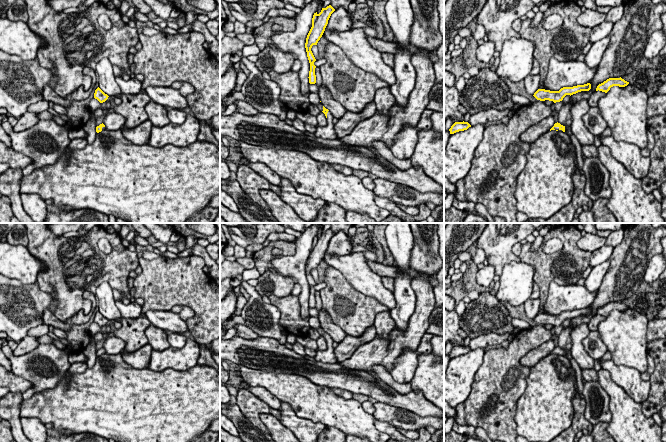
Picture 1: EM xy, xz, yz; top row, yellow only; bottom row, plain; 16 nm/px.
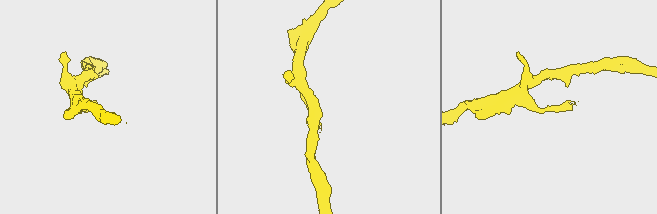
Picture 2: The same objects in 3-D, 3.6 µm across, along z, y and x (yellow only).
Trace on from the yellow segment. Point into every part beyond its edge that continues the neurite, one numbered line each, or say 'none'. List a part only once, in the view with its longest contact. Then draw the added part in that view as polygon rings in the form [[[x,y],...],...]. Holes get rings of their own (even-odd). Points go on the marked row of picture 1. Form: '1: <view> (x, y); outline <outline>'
none

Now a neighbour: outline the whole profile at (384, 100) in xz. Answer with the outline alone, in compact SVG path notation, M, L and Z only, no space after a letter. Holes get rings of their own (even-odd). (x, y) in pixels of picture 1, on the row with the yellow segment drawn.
M383 87L376 90L374 100L377 111L383 115L389 115L391 107L395 103L395 98L390 92L390 88Z

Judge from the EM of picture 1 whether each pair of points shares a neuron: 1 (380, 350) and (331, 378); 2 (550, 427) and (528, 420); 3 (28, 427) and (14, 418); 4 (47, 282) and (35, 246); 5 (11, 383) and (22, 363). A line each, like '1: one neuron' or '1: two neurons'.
1: two neurons
2: one neuron
3: two neurons
4: one neuron
5: two neurons

